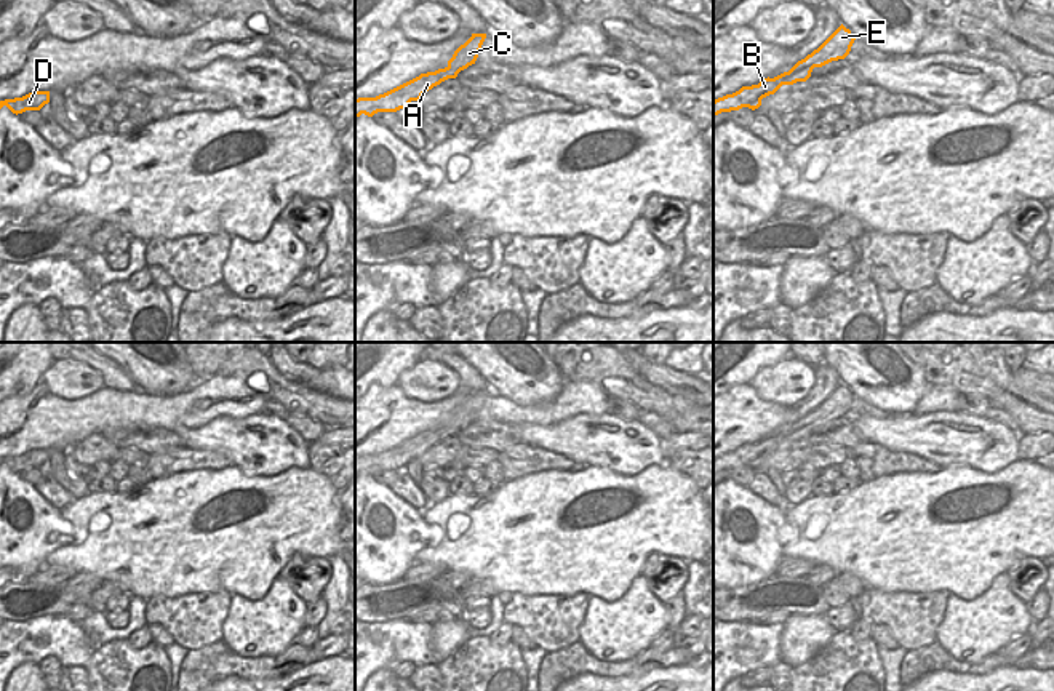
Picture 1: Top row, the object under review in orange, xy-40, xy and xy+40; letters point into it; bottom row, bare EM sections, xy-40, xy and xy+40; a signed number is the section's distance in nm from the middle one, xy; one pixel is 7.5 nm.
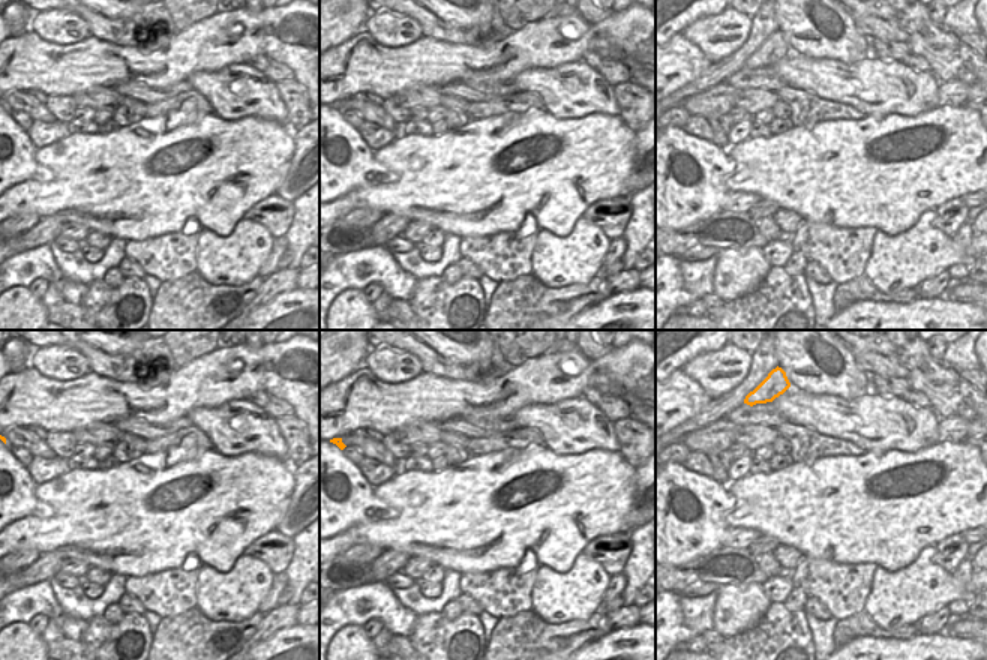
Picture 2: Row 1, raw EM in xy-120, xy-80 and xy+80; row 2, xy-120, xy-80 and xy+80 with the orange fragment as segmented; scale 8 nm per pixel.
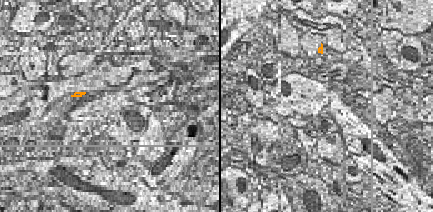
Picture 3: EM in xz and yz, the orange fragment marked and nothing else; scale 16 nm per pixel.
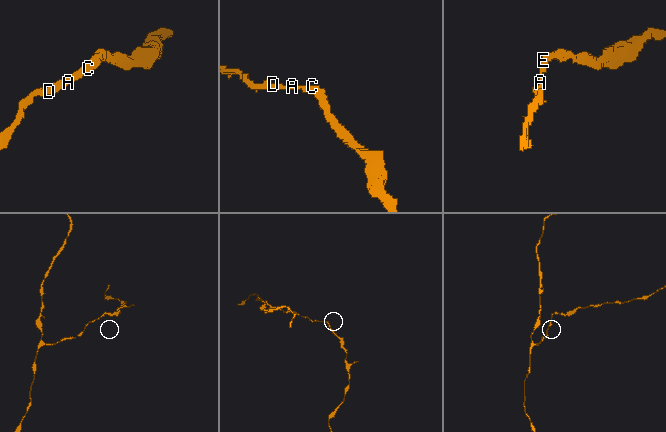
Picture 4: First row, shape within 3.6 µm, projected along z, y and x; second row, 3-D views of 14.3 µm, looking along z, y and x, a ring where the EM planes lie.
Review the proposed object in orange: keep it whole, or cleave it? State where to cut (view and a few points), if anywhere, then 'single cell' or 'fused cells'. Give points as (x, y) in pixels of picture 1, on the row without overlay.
no cut; single cell

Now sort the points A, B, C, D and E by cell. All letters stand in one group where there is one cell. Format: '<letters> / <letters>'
A B C D E

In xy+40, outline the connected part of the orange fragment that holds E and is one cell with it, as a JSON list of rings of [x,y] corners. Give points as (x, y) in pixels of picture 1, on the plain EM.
[[[843,382],[811,413],[798,419],[789,430],[774,437],[765,437],[758,443],[742,445],[733,453],[726,453],[713,459],[713,475],[721,470],[739,469],[749,465],[752,469],[761,464],[761,457],[774,453],[782,443],[806,440],[814,425],[822,425],[832,419],[844,417],[856,395]]]

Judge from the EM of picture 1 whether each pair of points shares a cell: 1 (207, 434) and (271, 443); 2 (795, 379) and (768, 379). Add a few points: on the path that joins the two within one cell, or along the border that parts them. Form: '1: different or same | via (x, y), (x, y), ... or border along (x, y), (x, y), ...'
1: same | via (223, 435), (255, 443)
2: same | via (789, 379), (774, 379)

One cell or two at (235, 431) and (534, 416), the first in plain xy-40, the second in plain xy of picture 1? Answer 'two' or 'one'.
two

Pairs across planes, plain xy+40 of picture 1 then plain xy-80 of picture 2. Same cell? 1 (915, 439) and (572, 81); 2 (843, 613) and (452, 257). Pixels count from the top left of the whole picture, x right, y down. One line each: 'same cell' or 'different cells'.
1: same cell
2: different cells

